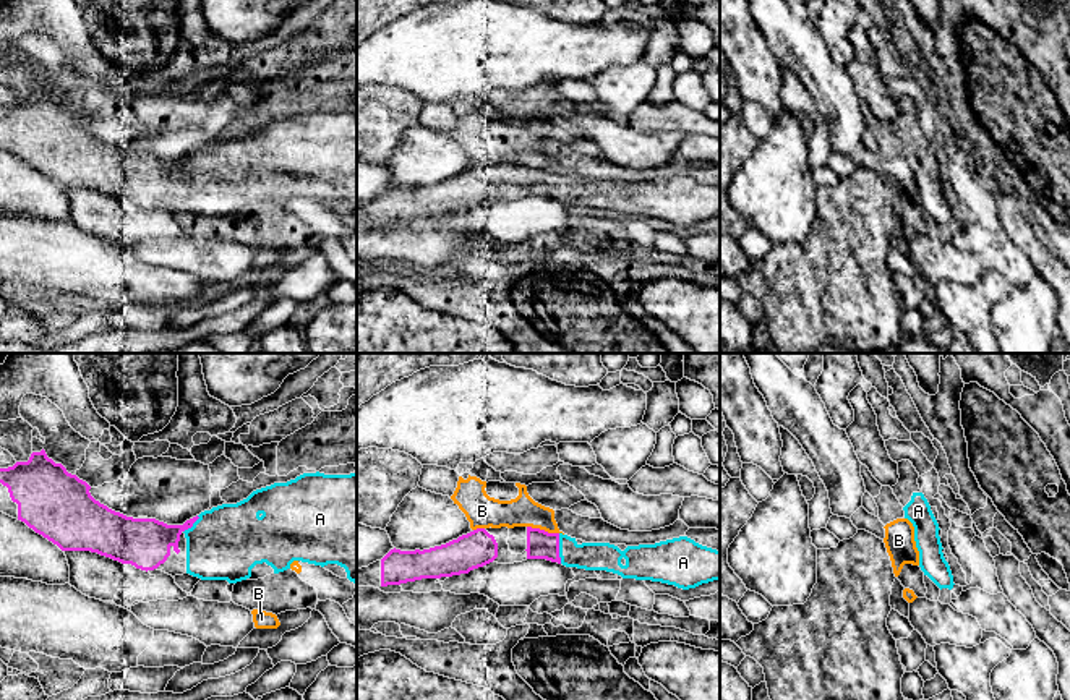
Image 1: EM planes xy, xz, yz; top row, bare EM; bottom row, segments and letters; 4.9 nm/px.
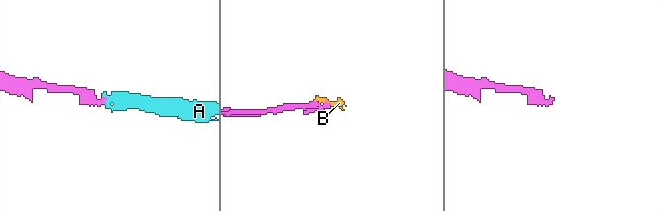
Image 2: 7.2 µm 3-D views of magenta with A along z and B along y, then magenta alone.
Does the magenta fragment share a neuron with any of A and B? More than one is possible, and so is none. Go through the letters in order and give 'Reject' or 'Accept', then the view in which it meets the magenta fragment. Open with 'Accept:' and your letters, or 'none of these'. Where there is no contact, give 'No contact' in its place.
Accept: A
A: Accept. Touches magenta in xz
B: Reject. Touches magenta in xz

